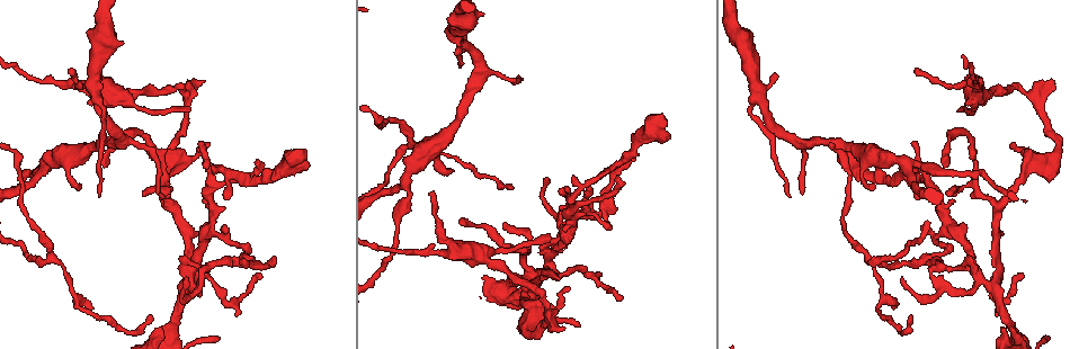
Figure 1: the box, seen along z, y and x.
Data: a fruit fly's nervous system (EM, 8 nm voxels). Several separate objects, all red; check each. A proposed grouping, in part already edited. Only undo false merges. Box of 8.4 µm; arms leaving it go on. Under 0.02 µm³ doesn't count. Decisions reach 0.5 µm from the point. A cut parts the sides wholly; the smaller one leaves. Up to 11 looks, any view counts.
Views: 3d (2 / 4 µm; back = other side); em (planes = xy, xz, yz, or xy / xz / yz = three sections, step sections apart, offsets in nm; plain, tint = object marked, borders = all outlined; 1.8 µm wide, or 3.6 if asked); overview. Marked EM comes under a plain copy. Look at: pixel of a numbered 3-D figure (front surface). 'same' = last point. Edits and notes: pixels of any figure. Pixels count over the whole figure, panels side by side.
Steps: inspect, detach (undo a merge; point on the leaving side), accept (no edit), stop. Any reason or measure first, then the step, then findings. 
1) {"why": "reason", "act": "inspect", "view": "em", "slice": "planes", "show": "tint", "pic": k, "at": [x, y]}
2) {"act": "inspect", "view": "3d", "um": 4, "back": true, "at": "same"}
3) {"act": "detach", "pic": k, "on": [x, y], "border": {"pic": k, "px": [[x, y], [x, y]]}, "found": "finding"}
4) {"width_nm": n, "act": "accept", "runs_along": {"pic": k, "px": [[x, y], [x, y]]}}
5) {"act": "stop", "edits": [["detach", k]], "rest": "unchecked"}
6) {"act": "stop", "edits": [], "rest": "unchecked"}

{"act": "inspect", "view": "3d", "um": 4, "pic": 1, "at": [189, 95]}

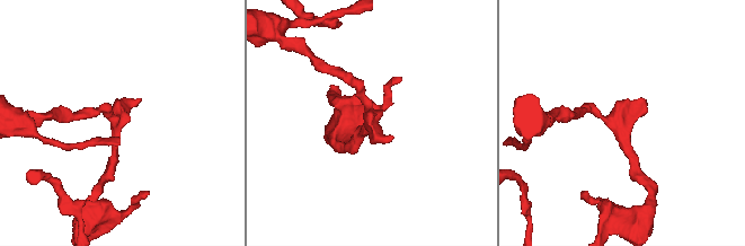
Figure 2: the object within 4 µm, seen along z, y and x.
{"act": "inspect", "view": "em", "slice": "xz", "step": 4, "show": "tint", "pic": 2, "at": [613, 120]}

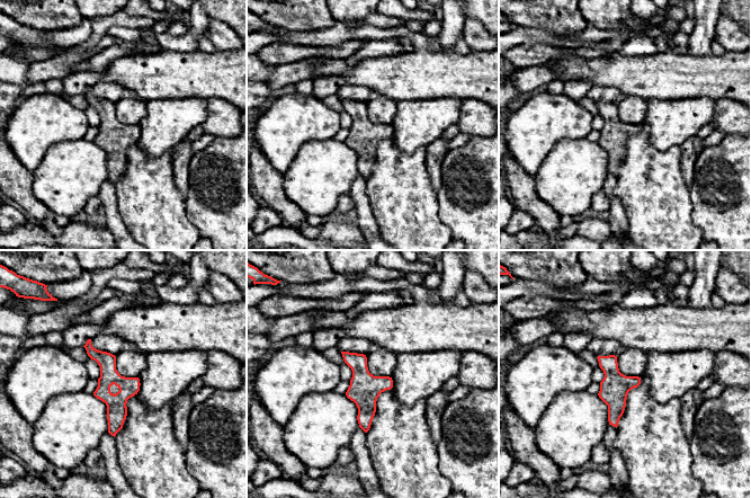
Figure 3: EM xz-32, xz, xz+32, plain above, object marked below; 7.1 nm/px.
{"why": "cut it another way", "act": "inspect", "view": "em", "slice": "planes", "show": "tint", "at": "same"}

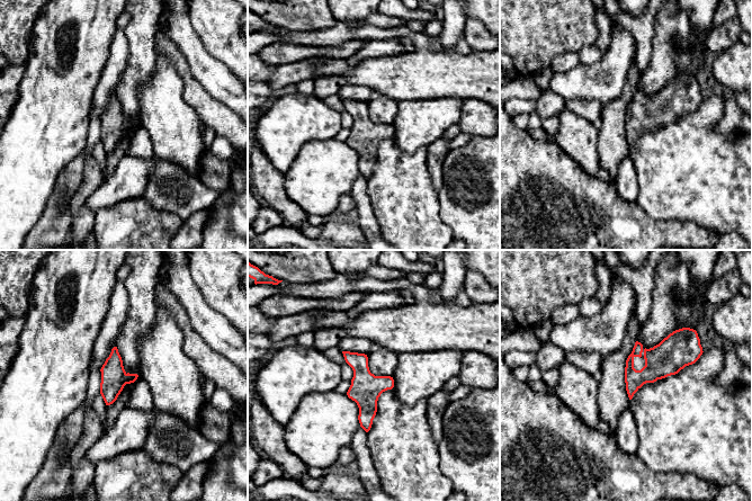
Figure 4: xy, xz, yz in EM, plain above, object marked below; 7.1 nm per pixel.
{"act": "accept", "found": "continuous, no second neuron"}

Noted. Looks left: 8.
{"why": "touches itself", "act": "inspect", "view": "3d", "um": 4, "back": true, "pic": 1, "at": [602, 222]}

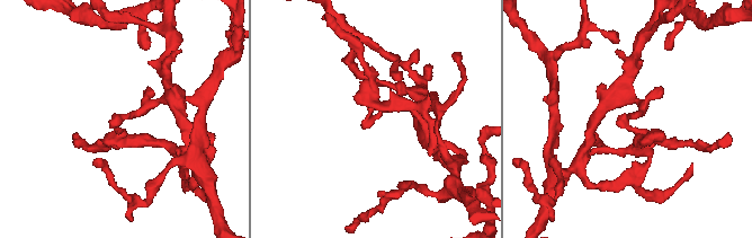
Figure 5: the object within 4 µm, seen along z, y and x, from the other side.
{"why": "shape alone is not enough", "act": "inspect", "view": "em", "slice": "yz", "step": 4, "show": "borders", "pic": 5, "at": [122, 119]}

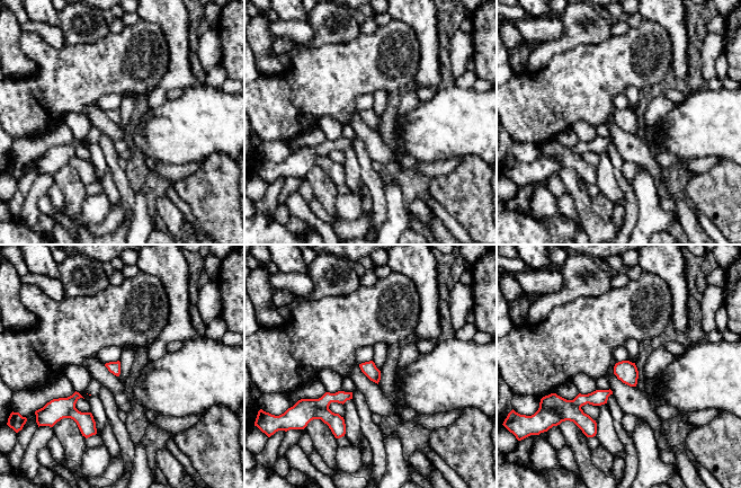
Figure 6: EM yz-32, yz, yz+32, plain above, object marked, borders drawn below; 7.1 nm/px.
{"act": "accept", "found": "all the same neuron"}

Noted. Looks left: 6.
{"why": "calibre changes", "act": "inspect", "view": "em", "slice": "xy", "step": 16, "show": "tint", "pic": 1, "at": [994, 282]}

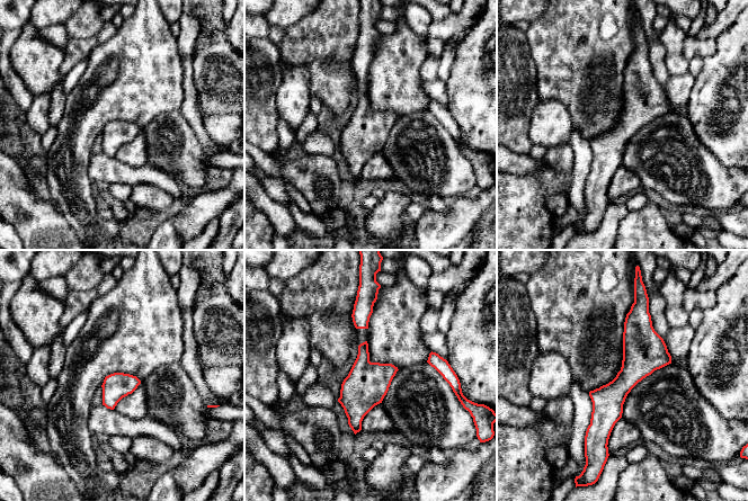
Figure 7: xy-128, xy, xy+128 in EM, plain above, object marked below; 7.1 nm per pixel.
{"why": "cut it another way", "act": "inspect", "view": "em", "slice": "planes", "show": "borders", "at": "same"}

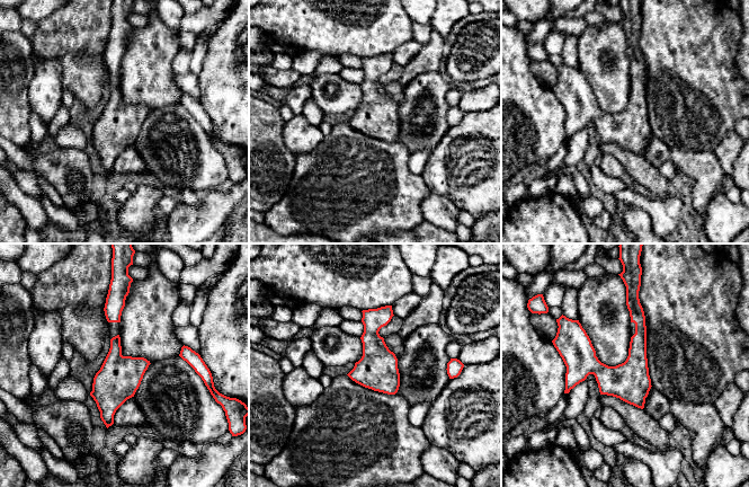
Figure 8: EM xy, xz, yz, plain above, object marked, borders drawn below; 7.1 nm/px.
{"width_nm": 280, "act": "accept", "found": "one neuron here"}

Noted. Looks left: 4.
{"why": "two arms in line, one across", "act": "inspect", "view": "em", "slice": "planes", "show": "tint", "pic": 1, "at": [457, 249]}

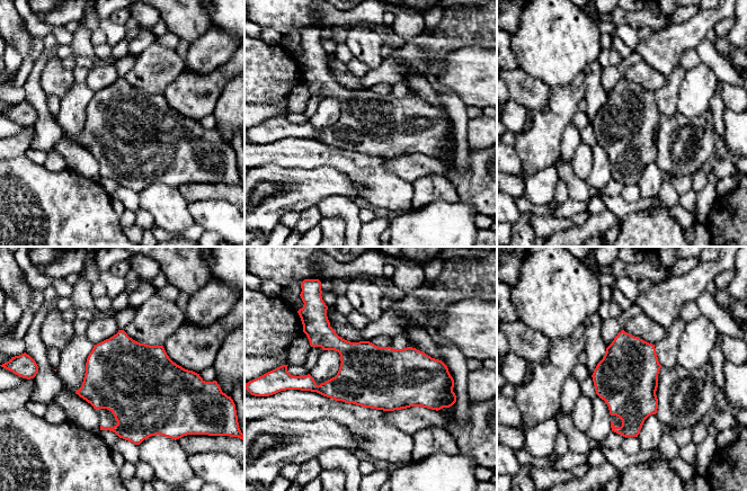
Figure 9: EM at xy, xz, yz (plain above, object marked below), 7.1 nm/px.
{"width_nm": 440, "act": "accept", "found": "all the same neuron"}

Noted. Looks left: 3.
{"act": "stop", "edits": [], "rest": "unchecked"}

